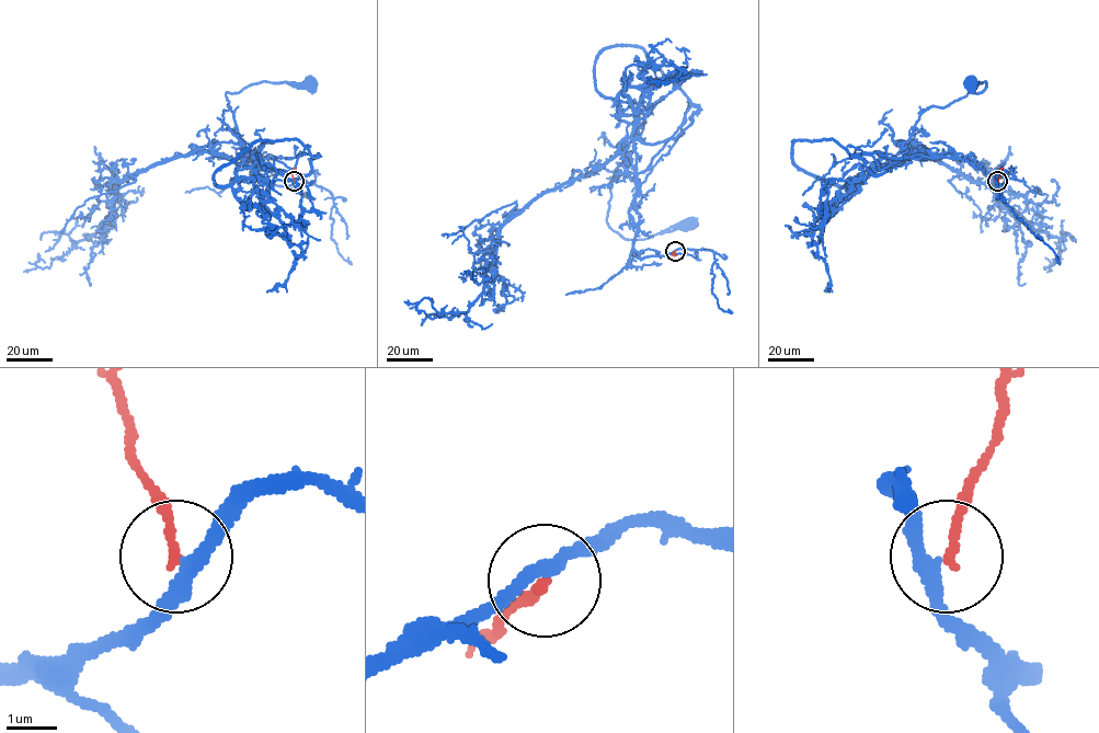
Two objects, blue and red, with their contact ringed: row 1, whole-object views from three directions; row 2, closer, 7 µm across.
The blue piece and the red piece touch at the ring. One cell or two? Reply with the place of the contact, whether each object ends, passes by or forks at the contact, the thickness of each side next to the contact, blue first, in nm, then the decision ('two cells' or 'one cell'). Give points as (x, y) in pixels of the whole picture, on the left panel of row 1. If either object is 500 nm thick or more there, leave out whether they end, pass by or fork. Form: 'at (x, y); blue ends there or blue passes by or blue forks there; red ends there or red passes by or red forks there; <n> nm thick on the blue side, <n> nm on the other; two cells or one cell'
at (294, 181); blue passes by; red ends there; 280 nm thick on the blue side, 180 nm on the other; one cell

